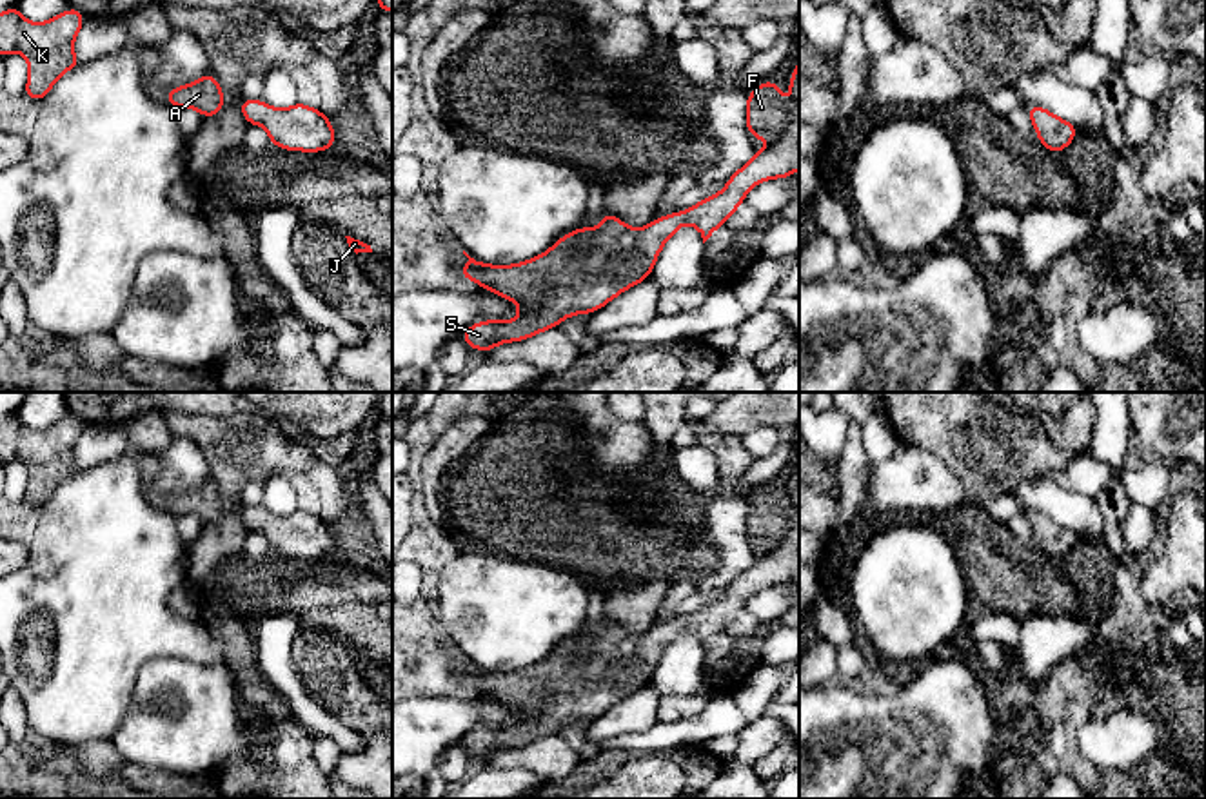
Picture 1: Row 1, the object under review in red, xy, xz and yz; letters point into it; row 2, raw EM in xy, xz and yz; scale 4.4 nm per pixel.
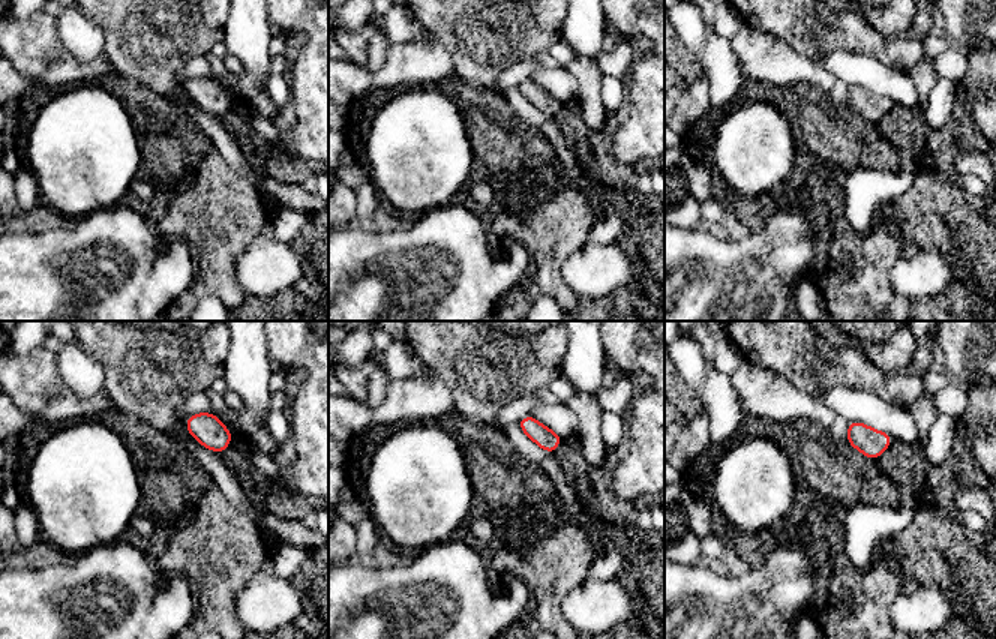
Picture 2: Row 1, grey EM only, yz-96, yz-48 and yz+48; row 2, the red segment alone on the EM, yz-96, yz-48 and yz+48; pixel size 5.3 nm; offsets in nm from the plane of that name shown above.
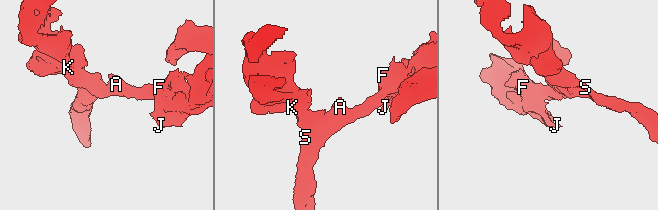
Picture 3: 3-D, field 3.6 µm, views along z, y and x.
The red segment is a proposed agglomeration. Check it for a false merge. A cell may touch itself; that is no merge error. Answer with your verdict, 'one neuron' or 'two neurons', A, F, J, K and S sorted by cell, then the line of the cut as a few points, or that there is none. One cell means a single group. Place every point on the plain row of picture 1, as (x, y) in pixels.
one neuron; groups A F J K S; cut none

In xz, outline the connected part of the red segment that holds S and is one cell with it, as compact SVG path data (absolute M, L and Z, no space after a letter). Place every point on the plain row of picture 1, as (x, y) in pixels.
M799 467L790 483L790 496L792 527L785 538L781 536L785 507L783 499L777 496L777 488L761 487L756 499L746 498L748 541L754 541L757 547L774 547L777 541L781 545L770 554L754 559L752 567L728 585L721 599L701 607L687 617L659 623L643 636L632 636L616 621L605 617L598 636L583 632L559 645L543 661L507 674L481 670L463 657L469 668L465 674L458 676L461 685L474 686L479 690L479 695L492 697L521 714L521 721L510 728L485 726L470 732L461 741L467 754L487 761L496 752L523 748L538 739L554 735L568 723L599 717L623 697L650 685L665 648L674 643L681 632L692 630L701 639L705 650L712 639L727 630L734 617L745 610L745 603L752 594L772 585L790 585L799 576Z

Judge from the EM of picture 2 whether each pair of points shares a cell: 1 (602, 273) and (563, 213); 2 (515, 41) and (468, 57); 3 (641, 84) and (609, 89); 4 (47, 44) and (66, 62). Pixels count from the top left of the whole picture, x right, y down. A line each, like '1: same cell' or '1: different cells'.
1: different cells
2: same cell
3: different cells
4: different cells

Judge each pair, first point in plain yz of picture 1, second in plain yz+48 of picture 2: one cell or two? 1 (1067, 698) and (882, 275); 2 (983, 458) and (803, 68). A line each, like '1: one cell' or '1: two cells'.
1: one cell
2: two cells

